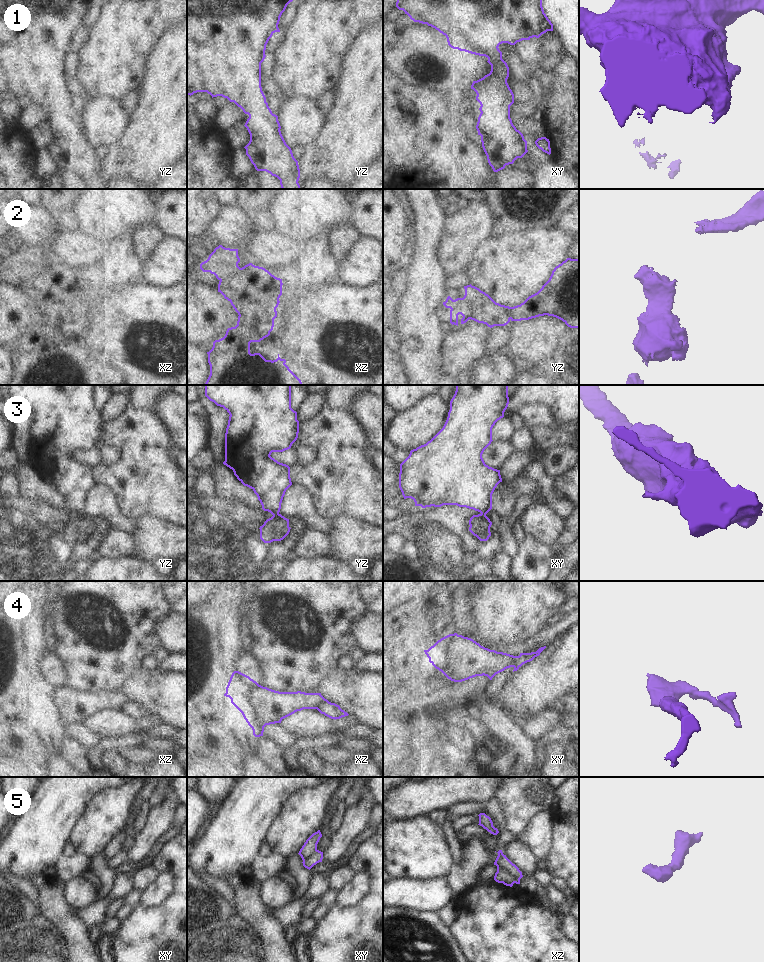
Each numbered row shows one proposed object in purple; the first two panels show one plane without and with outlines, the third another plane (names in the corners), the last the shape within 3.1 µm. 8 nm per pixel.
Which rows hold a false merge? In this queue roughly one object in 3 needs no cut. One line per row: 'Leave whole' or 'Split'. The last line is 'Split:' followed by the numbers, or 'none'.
1: Leave whole
2: Split
3: Split
4: Split
5: Split
Split: 2, 3, 4, 5

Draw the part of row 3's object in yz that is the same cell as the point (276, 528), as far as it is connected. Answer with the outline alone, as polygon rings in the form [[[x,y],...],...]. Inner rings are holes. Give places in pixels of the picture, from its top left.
[[[281,514],[273,515],[260,526],[260,539],[264,543],[283,540],[290,532],[289,519]]]

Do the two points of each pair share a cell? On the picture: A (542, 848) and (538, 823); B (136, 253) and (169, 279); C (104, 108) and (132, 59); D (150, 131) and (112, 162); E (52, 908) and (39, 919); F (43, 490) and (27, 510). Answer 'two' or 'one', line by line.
A: one
B: two
C: two
D: one
E: two
F: two

